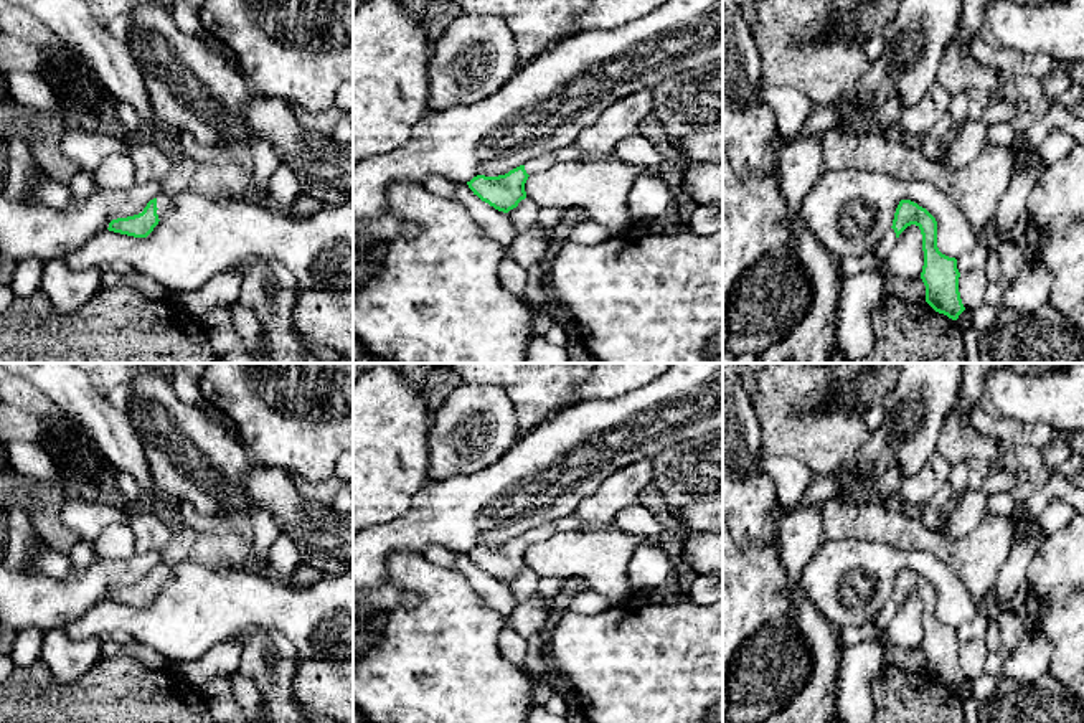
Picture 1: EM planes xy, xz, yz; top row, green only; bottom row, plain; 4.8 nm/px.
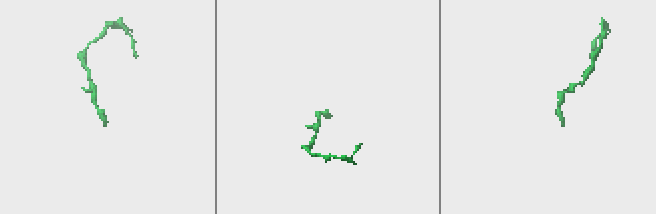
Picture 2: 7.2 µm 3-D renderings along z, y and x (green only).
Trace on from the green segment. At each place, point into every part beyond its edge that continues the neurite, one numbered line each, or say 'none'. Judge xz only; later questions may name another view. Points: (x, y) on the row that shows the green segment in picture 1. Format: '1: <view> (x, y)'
1: xz (538, 164)

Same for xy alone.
1: xy (164, 202)

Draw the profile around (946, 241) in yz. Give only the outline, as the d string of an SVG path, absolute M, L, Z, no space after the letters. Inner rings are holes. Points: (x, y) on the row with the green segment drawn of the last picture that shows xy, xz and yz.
M825 170L797 215L833 256L865 256L893 226L901 200L926 208L937 221L937 248L949 258L978 246L957 203L929 182L901 182L866 170Z

